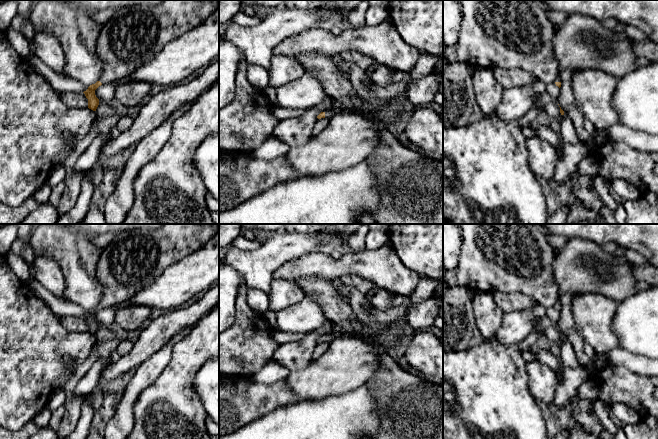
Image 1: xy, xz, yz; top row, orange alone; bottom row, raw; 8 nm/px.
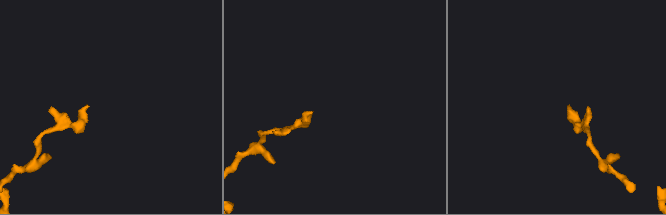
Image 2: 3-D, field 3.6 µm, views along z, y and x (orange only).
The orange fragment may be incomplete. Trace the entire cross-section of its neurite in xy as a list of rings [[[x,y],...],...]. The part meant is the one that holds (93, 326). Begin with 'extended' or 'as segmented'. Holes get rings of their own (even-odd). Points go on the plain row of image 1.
extended; [[[163,224],[155,230],[142,228],[115,233],[113,240],[101,250],[97,263],[97,278],[104,290],[100,304],[83,316],[88,323],[88,332],[96,335],[99,323],[95,314],[99,310],[131,300],[169,266],[199,250],[218,231],[219,224]]]

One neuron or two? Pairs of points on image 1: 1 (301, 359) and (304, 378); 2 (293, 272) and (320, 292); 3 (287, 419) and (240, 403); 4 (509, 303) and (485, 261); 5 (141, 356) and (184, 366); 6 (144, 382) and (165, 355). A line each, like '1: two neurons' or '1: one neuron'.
1: two neurons
2: two neurons
3: two neurons
4: two neurons
5: two neurons
6: one neuron

